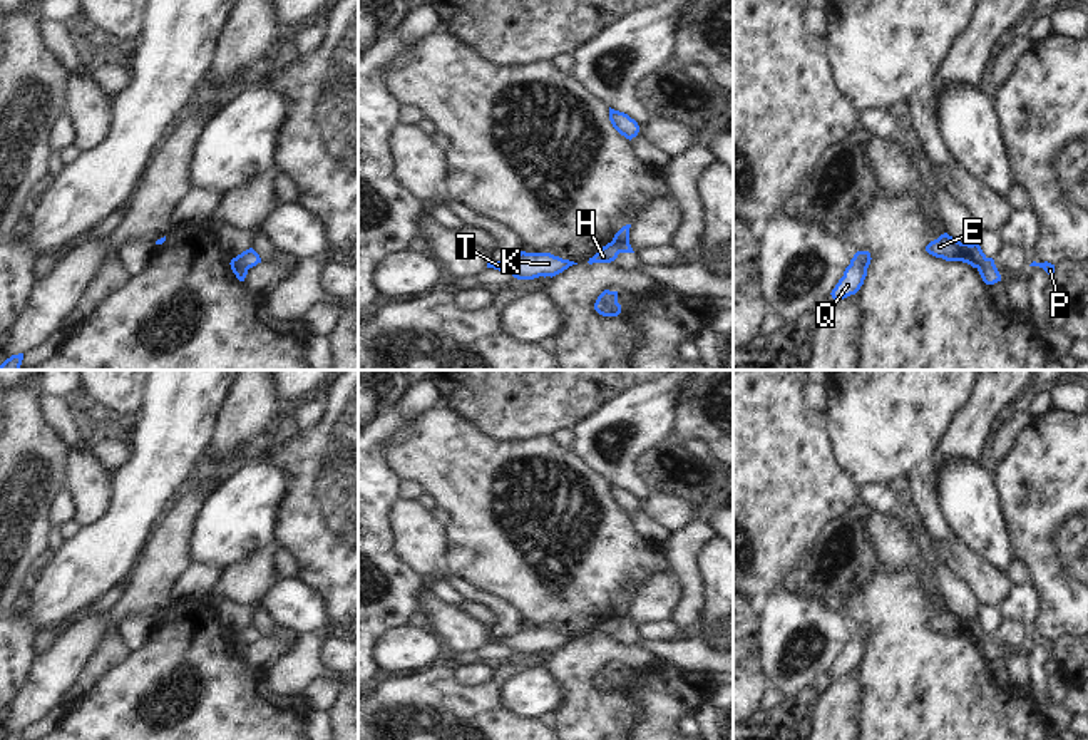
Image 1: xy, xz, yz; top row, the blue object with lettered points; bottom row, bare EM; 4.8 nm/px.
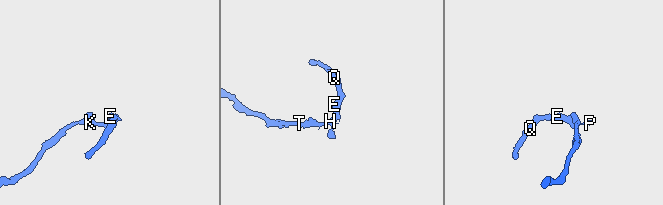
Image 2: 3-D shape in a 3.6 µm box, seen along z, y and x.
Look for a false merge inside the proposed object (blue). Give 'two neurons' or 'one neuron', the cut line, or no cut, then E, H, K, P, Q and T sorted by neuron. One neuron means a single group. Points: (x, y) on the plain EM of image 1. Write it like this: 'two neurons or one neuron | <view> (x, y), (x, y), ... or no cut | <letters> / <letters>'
two neurons | xy (233, 633), (248, 643) | E Q / H K P T

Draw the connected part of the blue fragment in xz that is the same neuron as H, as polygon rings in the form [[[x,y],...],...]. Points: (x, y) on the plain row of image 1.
[[[613,614],[606,621],[603,621],[593,633],[589,633],[589,640],[593,638],[611,638],[621,628],[619,619]]]

